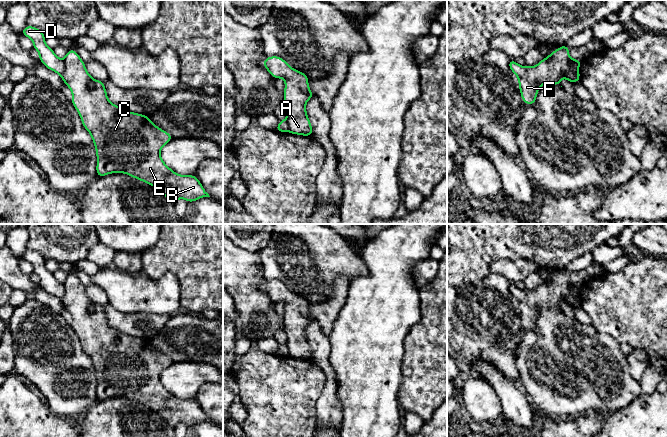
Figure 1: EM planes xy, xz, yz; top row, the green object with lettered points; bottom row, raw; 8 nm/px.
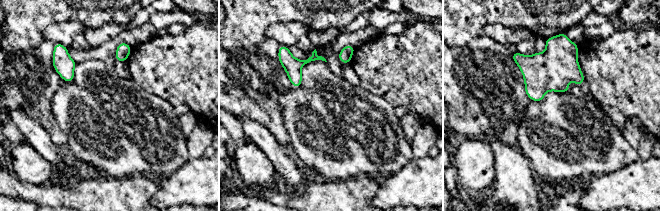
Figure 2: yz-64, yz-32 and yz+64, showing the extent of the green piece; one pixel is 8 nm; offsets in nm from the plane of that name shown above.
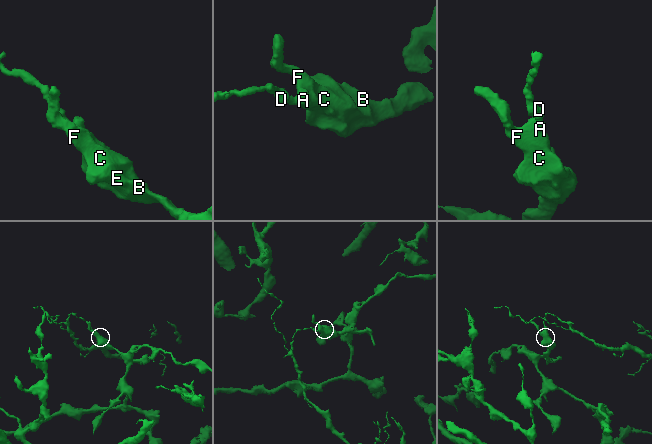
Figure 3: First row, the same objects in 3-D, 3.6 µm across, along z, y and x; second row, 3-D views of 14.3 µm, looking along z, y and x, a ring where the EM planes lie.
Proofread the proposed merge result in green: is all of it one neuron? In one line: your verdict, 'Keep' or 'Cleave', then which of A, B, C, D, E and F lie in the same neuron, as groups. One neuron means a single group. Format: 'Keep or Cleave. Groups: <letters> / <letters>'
Cleave. Groups: A B C E F / D

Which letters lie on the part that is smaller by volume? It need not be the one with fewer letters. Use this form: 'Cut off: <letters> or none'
Cut off: D

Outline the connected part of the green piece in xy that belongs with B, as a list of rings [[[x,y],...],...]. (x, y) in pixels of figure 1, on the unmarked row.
[[[74,273],[67,274],[63,306],[72,316],[71,327],[78,335],[83,351],[90,357],[97,379],[96,397],[103,401],[111,397],[125,397],[159,414],[164,421],[175,427],[184,422],[188,427],[210,421],[195,399],[179,399],[169,392],[160,380],[160,375],[173,361],[154,349],[143,338],[129,336],[108,324],[105,308],[95,304],[87,296]]]

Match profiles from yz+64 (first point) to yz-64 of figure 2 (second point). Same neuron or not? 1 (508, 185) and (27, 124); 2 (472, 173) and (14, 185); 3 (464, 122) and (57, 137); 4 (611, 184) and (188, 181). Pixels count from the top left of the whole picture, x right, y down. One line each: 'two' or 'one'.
1: one
2: two
3: one
4: one

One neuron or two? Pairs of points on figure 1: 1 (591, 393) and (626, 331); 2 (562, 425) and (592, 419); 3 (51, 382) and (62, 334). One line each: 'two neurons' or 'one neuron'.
1: two neurons
2: one neuron
3: one neuron

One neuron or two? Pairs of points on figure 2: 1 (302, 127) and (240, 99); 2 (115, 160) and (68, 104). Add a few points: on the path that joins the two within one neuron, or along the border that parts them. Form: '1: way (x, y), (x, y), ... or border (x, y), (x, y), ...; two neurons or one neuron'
1: border (279, 95), (281, 116), (291, 140); two neurons
2: way (110, 146), (82, 118); one neuron

